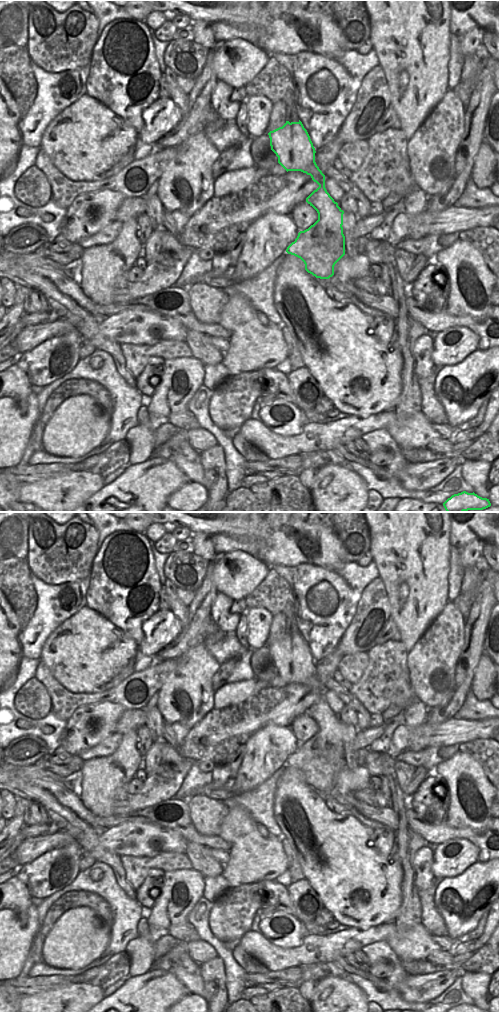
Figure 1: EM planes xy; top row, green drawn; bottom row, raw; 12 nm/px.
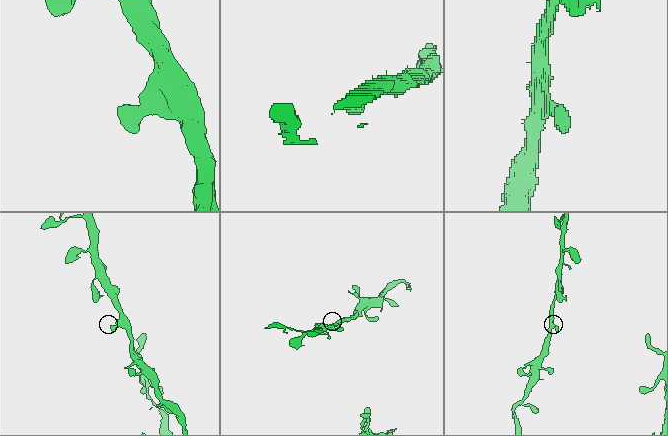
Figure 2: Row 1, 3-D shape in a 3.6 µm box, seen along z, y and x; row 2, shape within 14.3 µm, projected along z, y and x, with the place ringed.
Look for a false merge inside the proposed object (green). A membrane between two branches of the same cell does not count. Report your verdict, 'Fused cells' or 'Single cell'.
Single cell

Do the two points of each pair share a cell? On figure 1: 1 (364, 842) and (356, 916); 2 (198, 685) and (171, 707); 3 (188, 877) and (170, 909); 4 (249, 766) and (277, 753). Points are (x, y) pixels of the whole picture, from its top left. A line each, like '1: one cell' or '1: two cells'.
1: one cell
2: one cell
3: one cell
4: one cell

